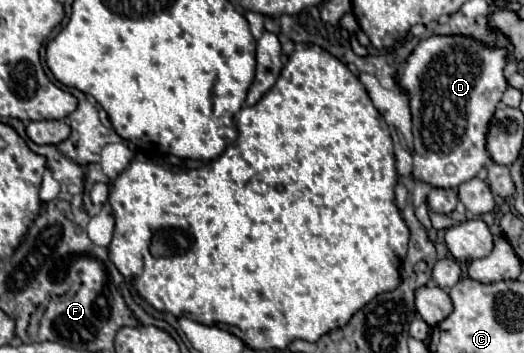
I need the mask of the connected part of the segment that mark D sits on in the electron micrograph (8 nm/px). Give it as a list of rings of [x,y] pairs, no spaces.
[[[428,37],[418,43],[412,55],[406,61],[404,73],[398,77],[402,89],[410,93],[410,109],[412,109],[412,133],[414,133],[414,149],[412,149],[412,177],[426,185],[438,189],[456,189],[460,183],[470,181],[488,161],[486,153],[486,131],[488,123],[494,115],[502,93],[508,83],[504,79],[504,49],[490,49],[470,37]]]

